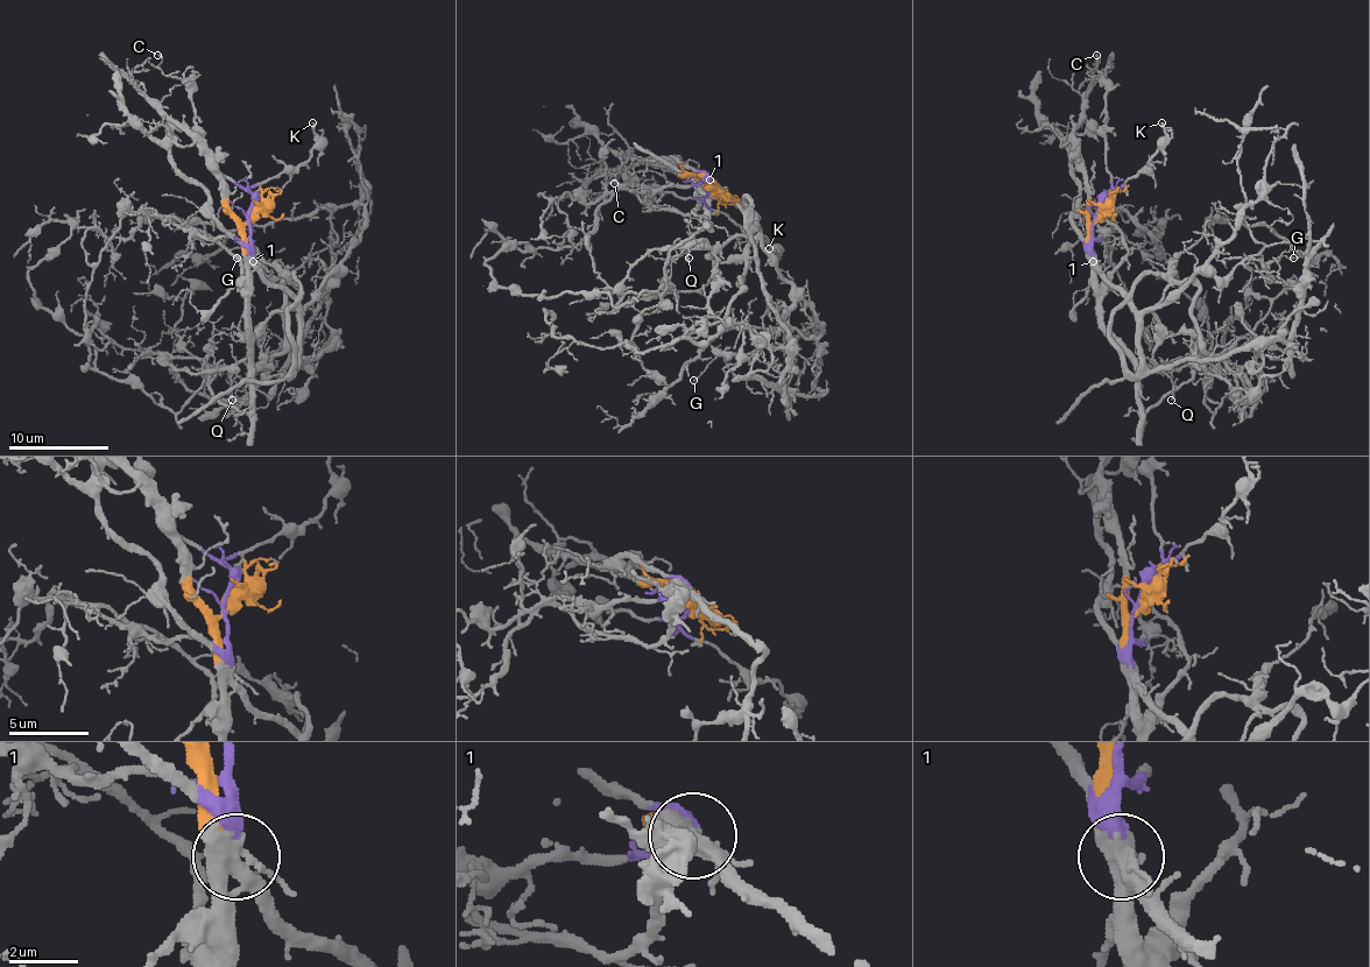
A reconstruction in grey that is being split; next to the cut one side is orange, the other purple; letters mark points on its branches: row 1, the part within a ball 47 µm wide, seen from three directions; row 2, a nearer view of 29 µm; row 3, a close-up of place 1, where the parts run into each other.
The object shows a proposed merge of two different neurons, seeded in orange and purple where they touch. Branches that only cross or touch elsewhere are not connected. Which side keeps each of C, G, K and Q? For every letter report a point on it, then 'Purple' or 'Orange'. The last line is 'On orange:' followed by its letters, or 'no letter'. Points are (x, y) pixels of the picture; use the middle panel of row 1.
C: Place: (614, 183). Purple
G: Place: (693, 380). Purple
K: Place: (769, 248). Purple
Q: Place: (689, 258). Purple
On orange: no letter

